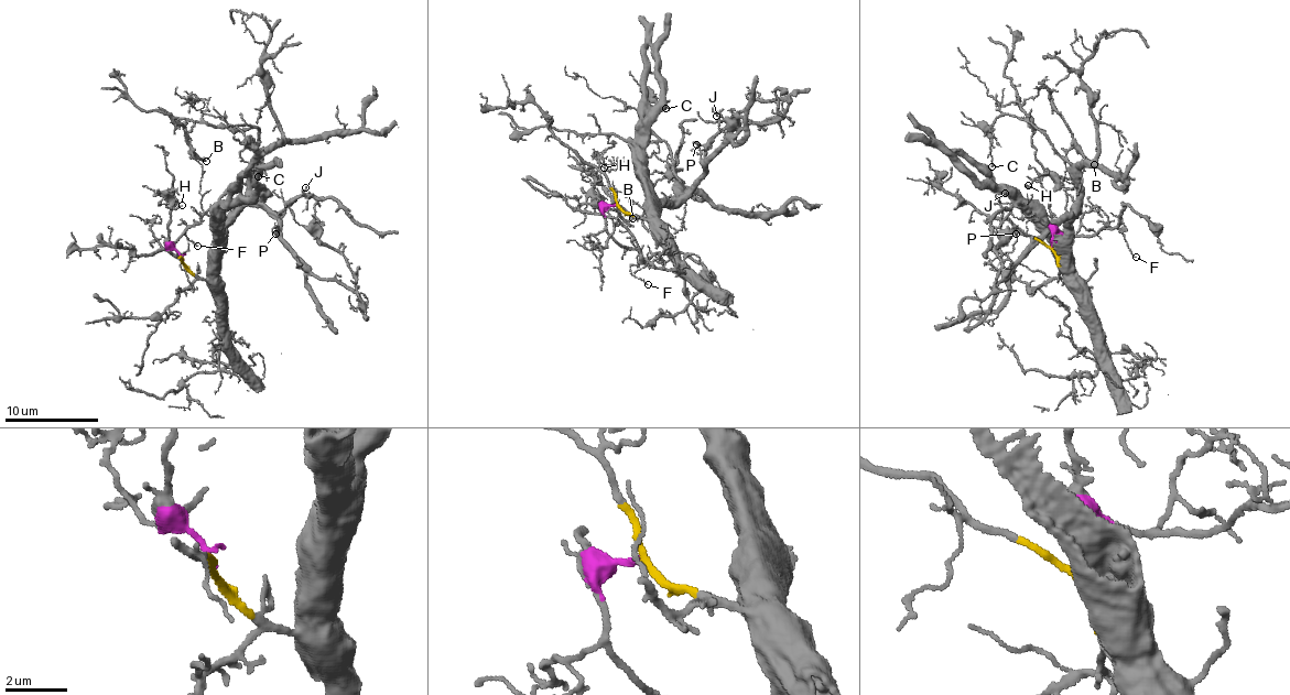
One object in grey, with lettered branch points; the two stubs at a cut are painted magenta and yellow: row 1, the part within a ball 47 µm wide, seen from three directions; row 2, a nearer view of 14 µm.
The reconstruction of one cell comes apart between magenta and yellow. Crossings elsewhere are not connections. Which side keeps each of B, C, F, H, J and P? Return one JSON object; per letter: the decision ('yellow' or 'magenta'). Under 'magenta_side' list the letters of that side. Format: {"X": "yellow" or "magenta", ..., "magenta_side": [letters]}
{"B": "yellow", "C": "yellow", "F": "magenta", "H": "magenta", "J": "yellow", "P": "yellow", "magenta_side": ["F", "H"]}

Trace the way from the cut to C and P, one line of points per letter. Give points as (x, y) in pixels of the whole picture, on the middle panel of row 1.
C: (618, 206), (647, 219), (654, 205), (674, 201), (670, 149), (640, 117), (647, 99), (644, 105), (667, 108)
P: (618, 206), (644, 217), (648, 210), (681, 199), (693, 181), (704, 174), (703, 158), (694, 142), (697, 143)

